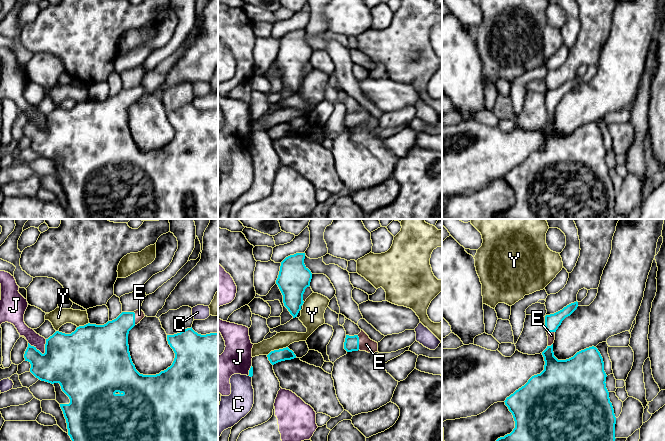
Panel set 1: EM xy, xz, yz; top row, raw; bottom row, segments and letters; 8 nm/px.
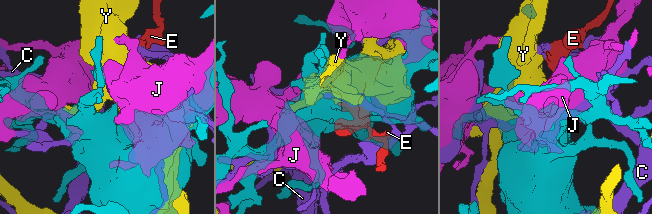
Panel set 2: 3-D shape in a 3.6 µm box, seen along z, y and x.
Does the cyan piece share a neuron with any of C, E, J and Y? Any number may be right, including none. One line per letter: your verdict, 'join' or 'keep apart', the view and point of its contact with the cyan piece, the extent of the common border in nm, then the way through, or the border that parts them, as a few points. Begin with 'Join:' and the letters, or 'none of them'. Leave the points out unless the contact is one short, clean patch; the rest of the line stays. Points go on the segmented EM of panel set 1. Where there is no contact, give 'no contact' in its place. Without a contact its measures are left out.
Join: E
C: keep apart; meets cyan in xz at (250, 376); contact 40 nm long
E: join; meets cyan in xz at (358, 342); contact 120 nm long; runs through xz (351, 343), (358, 342), (366, 344)
J: keep apart; meets cyan in xy at (36, 349); contact 170 nm long
Y: keep apart; meets cyan in xz at (277, 350); contact 180 nm long

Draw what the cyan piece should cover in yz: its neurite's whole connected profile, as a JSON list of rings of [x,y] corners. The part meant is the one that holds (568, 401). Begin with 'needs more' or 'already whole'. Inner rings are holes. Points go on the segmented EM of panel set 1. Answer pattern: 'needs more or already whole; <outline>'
needs more; [[[576,301],[545,316],[548,346],[542,352],[544,370],[506,398],[504,402],[513,415],[515,428],[496,441],[615,441],[616,417],[606,388],[603,358],[598,349],[594,346],[586,348],[566,360],[558,360],[554,356],[555,332],[577,307]]]

